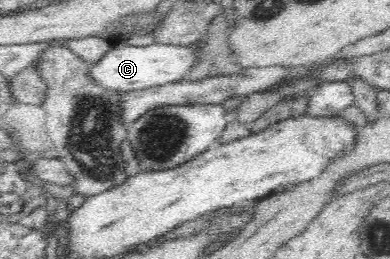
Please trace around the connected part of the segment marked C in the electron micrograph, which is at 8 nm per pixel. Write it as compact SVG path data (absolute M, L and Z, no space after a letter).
M150 44L146 46L122 45L104 49L100 61L89 64L87 74L94 83L118 92L133 92L159 85L180 82L196 63L198 50L186 45Z

